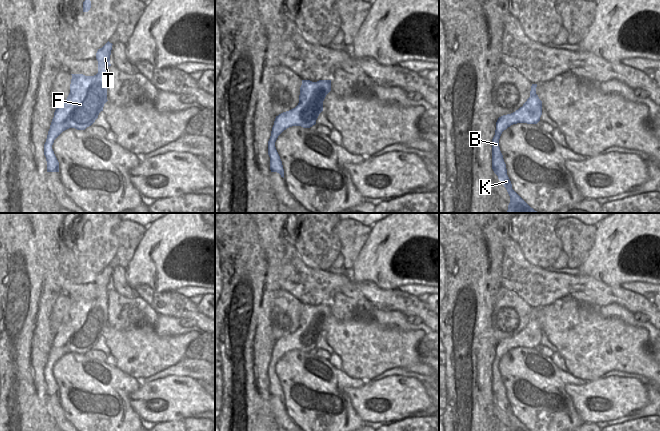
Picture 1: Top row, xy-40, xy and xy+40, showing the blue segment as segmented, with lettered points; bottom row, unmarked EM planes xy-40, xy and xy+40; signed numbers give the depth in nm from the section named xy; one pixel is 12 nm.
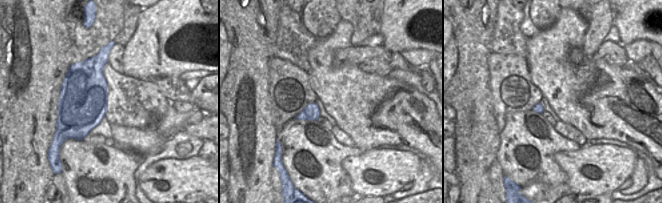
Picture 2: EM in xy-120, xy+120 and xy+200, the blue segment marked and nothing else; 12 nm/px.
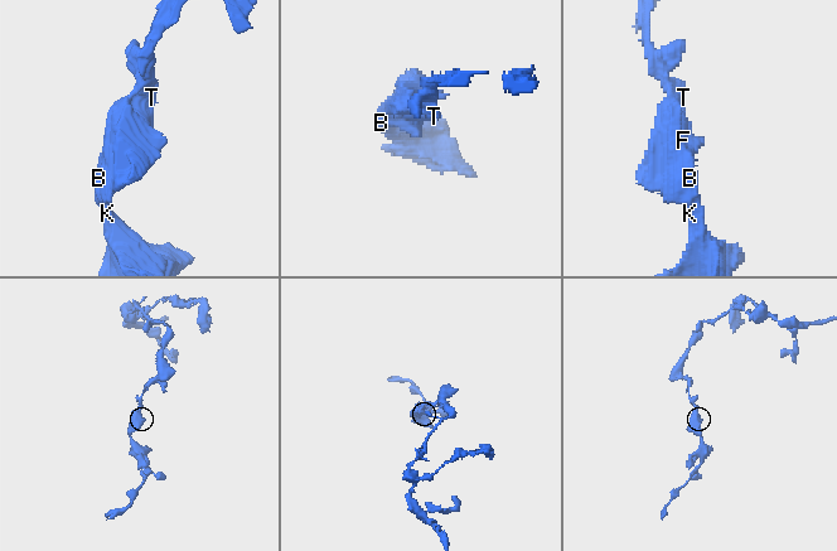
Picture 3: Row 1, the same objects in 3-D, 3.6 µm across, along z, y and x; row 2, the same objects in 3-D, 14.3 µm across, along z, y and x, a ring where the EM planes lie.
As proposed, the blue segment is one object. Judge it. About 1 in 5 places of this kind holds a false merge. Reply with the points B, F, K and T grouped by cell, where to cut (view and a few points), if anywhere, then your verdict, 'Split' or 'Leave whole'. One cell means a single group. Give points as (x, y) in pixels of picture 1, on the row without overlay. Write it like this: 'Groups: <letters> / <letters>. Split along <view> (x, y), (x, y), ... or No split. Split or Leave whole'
Groups: B F K T. No split. Leave whole

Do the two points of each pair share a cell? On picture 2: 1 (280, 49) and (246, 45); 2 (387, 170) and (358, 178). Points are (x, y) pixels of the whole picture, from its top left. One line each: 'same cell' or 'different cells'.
1: different cells
2: same cell

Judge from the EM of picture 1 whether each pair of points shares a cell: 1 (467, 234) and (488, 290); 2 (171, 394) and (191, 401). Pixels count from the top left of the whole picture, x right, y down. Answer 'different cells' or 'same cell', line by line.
1: same cell
2: same cell

